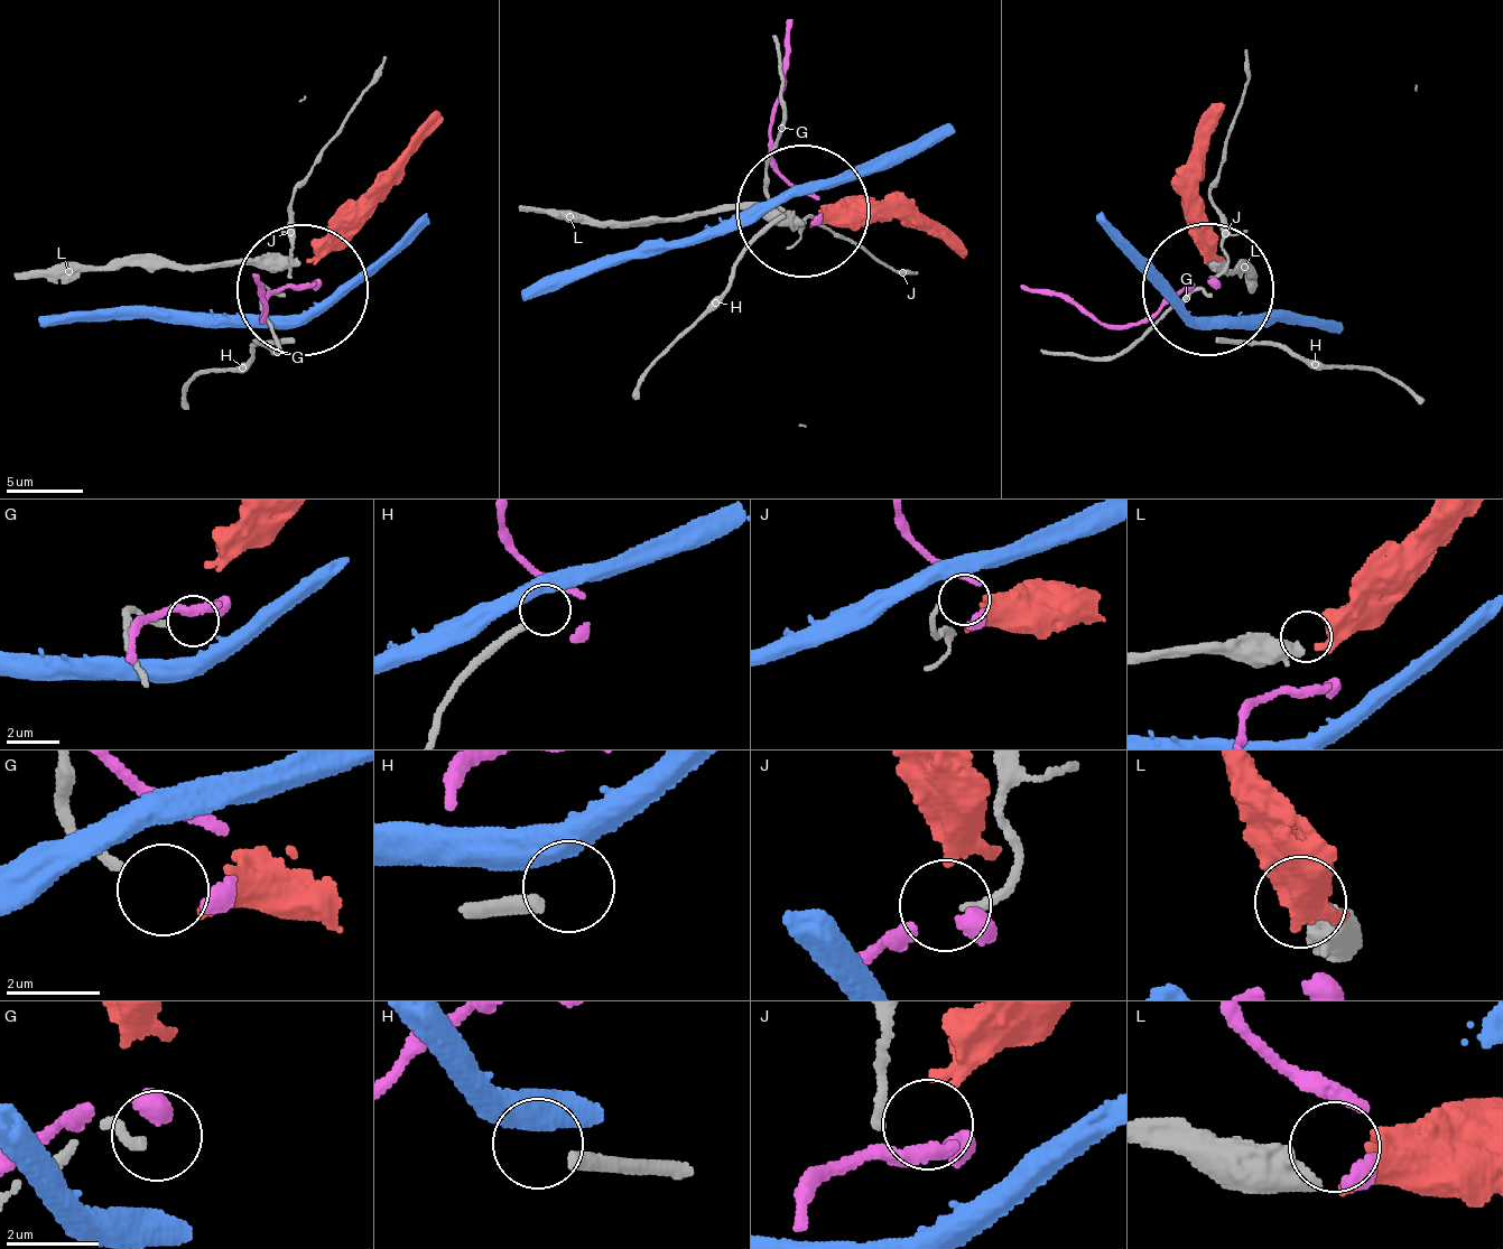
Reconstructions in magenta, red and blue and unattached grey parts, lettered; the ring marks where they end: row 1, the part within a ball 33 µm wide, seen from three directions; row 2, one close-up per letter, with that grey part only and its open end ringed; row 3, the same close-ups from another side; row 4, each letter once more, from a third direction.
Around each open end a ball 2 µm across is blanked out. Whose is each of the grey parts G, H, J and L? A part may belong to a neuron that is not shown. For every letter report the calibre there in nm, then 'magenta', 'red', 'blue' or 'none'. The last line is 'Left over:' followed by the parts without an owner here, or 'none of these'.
G: calibre 200 nm; none
H: calibre 320 nm; none
J: calibre 180 nm; magenta
L: calibre 650 nm; red
Left over: G, H

